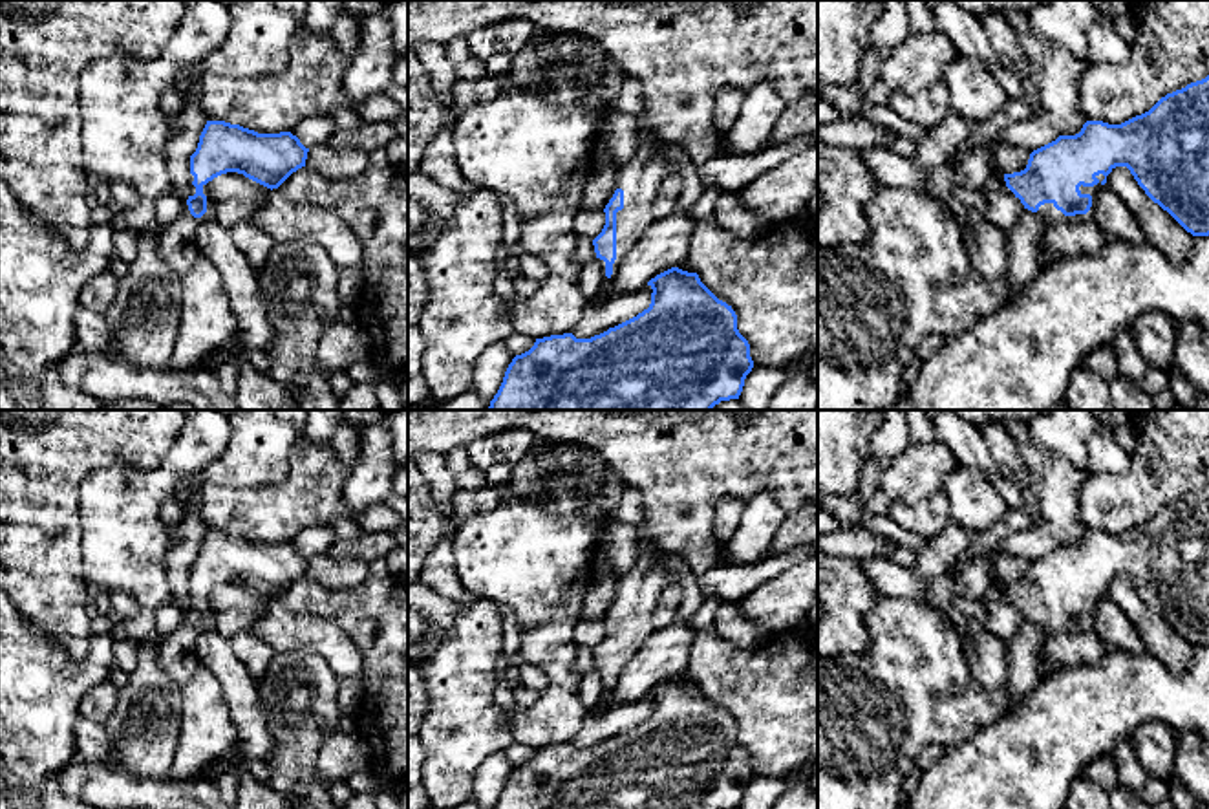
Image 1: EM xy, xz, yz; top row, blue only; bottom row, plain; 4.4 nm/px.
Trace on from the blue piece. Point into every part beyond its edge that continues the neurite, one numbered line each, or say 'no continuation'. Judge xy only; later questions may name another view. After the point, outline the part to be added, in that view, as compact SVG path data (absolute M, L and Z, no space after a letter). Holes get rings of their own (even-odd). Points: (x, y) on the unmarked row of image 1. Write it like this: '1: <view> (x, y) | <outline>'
1: xy (176, 657) | M212 591L203 595L203 604L207 606L207 622L201 628L194 628L188 615L183 613L177 628L159 642L157 664L161 672L179 686L185 686L192 674L201 666L196 653L198 637L212 631L216 626L210 593Z

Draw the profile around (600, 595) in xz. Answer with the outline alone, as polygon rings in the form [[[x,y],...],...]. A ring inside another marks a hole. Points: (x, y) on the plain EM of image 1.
[[[616,577],[593,578],[585,591],[583,615],[587,619],[605,619],[605,615],[609,613],[616,600],[616,591],[618,591]]]

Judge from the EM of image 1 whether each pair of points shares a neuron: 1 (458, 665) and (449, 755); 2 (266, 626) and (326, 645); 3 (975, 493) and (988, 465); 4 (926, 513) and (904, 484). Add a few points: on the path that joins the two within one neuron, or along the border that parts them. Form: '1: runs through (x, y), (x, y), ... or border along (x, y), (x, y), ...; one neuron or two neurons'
1: runs through (460, 687), (460, 733); one neuron
2: runs through (280, 628), (311, 634); one neuron
3: border along (957, 462), (977, 467), (1008, 507); two neurons
4: border along (941, 489), (913, 504), (895, 502); two neurons

